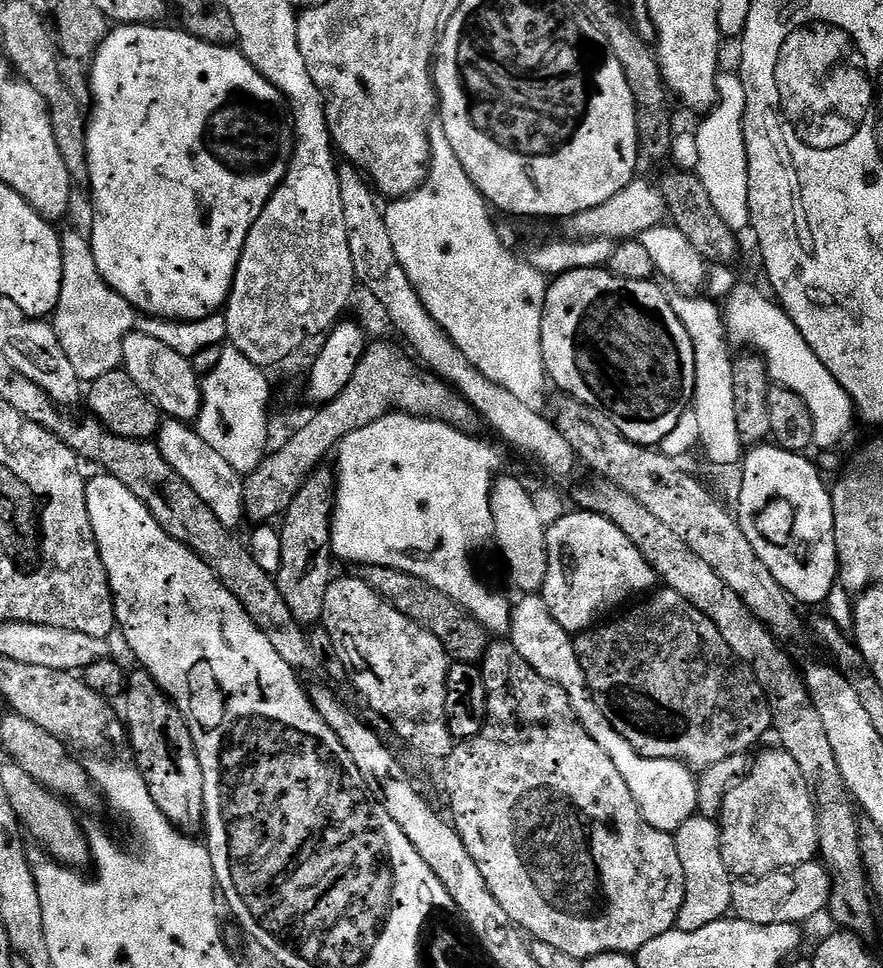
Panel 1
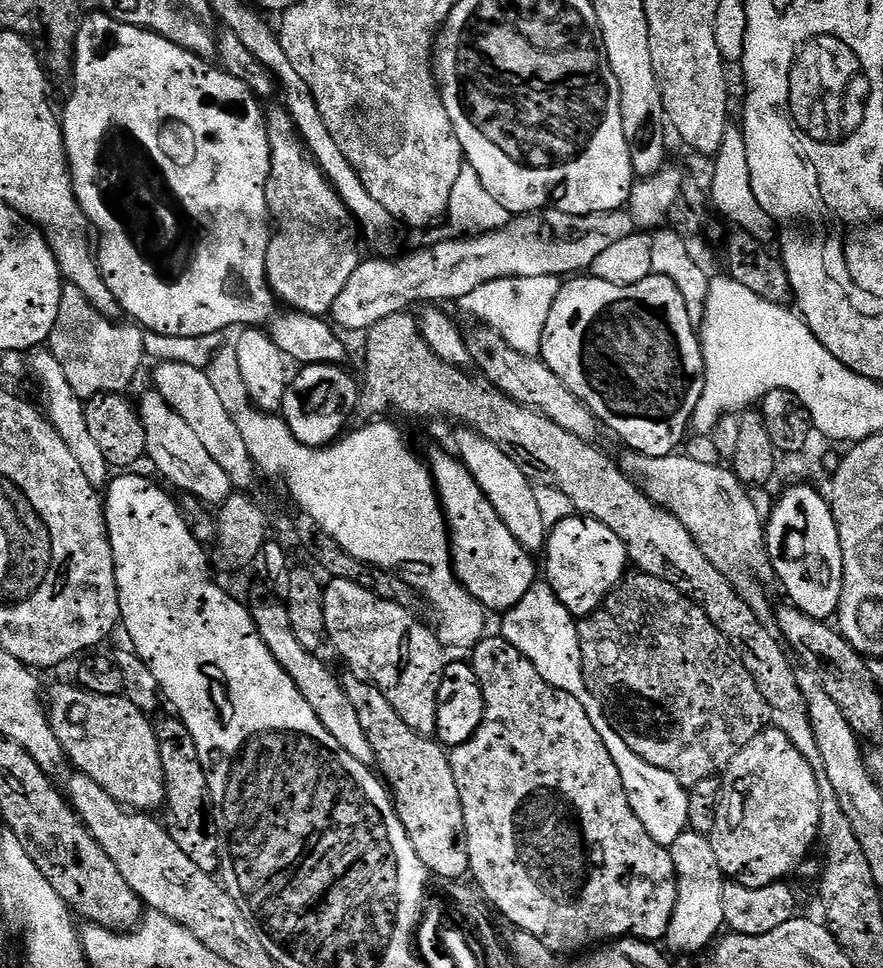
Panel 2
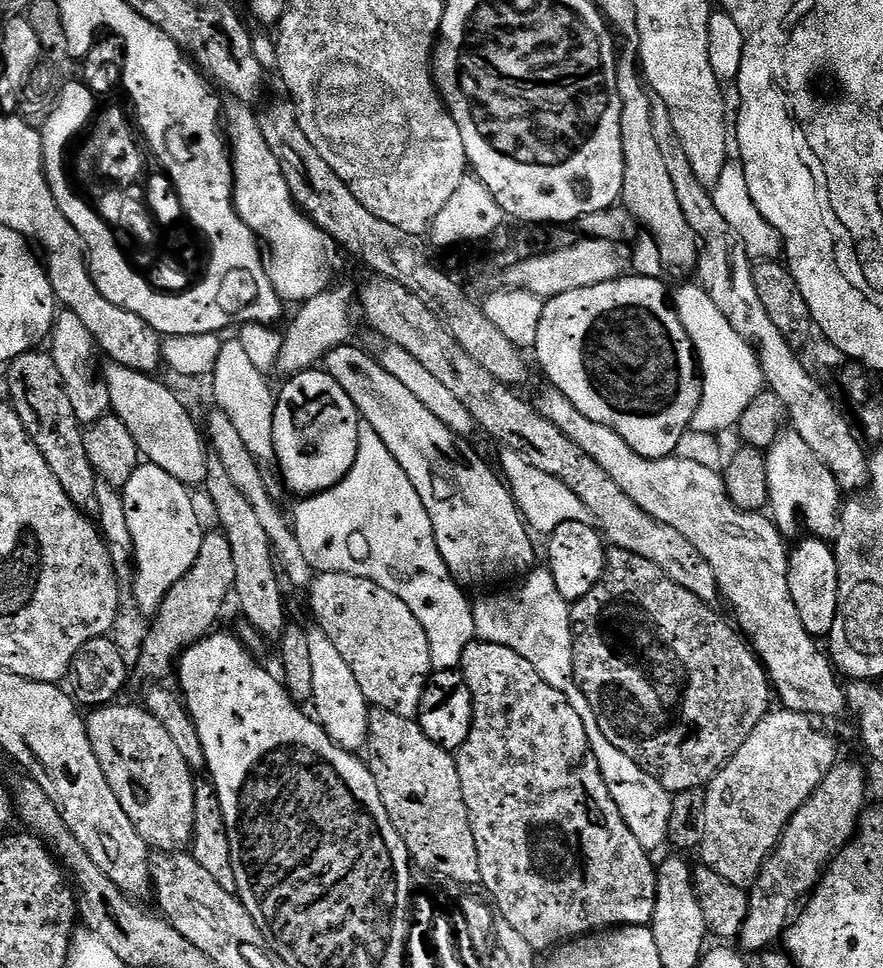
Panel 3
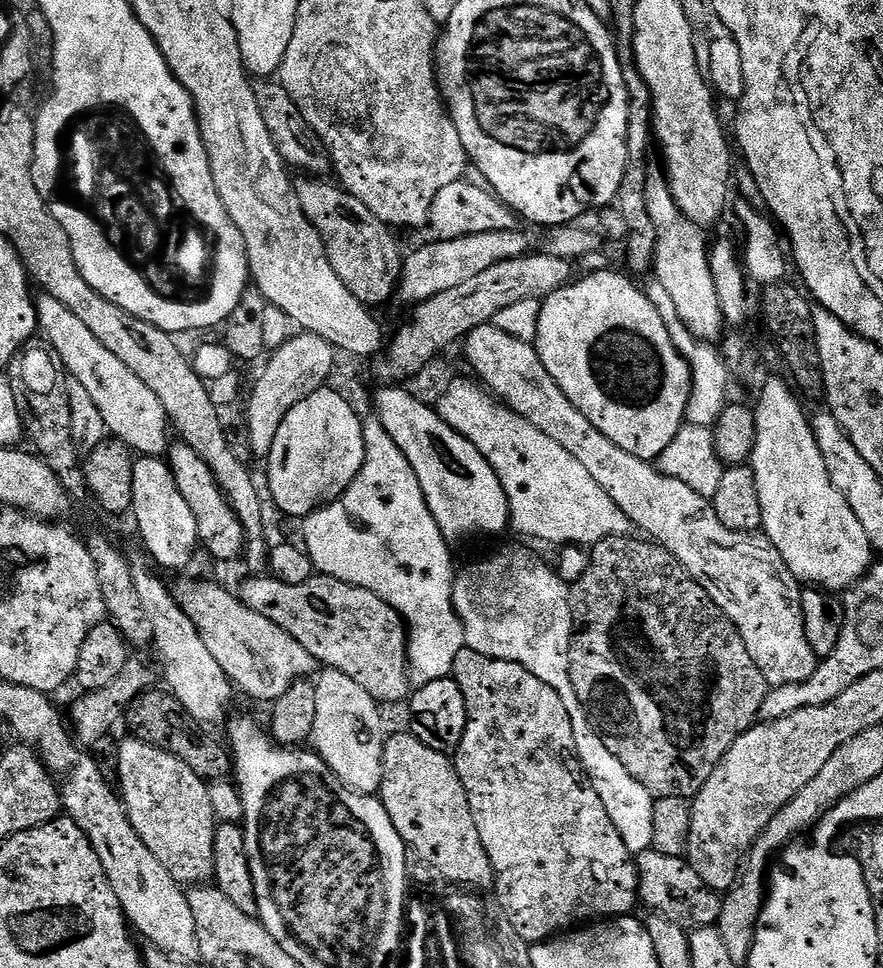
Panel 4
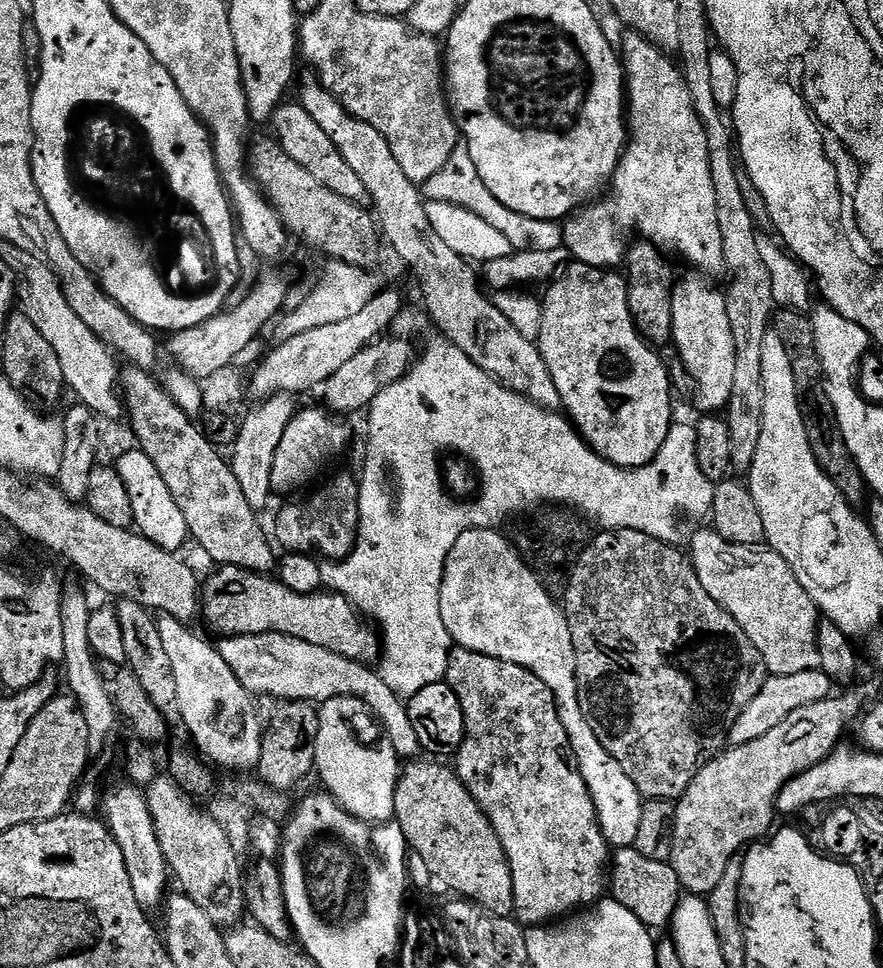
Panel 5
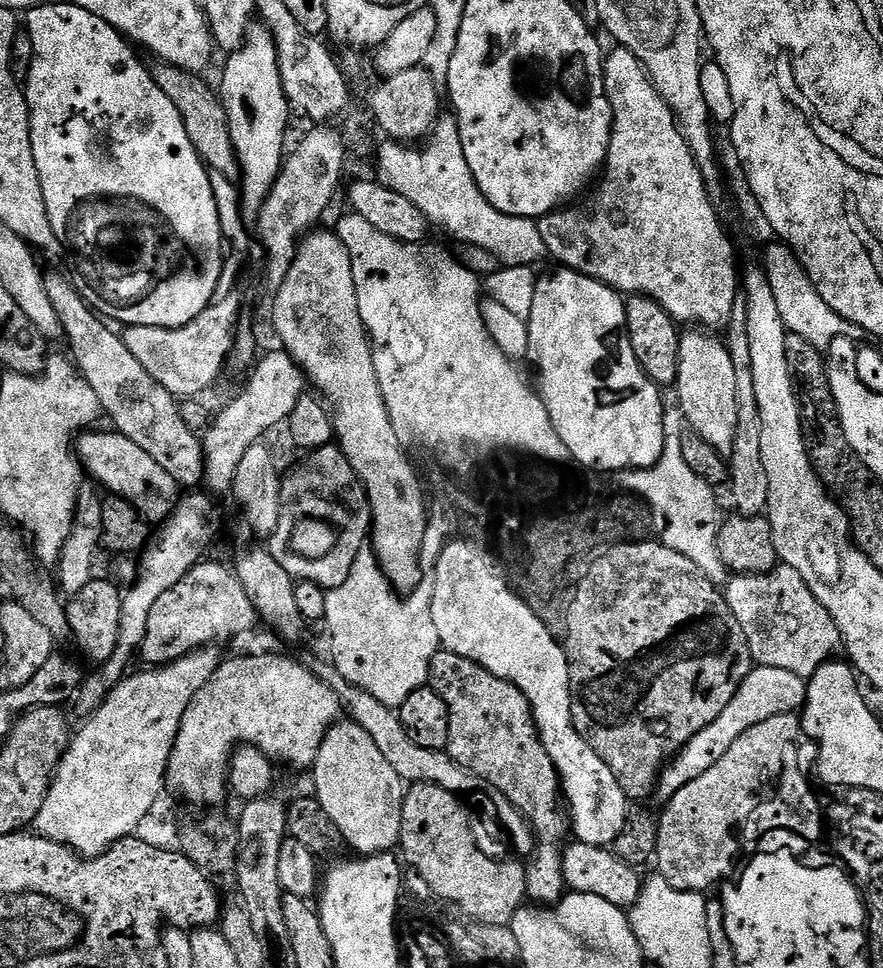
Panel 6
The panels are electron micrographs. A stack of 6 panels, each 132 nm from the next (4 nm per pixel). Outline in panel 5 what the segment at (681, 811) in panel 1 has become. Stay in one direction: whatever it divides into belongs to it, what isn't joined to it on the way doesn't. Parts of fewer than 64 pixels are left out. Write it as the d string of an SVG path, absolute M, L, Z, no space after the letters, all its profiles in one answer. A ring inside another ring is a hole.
M492 526L471 528L454 542L444 563L440 587L442 622L446 622L455 647L474 650L502 662L514 662L542 678L556 700L567 747L592 795L596 821L605 840L613 849L633 847L645 801L634 782L626 778L622 766L606 754L602 742L594 738L594 730L590 730L582 718L576 697L574 657L568 652L572 635L564 609L557 601L556 604L552 601L555 600L553 593L525 564L511 539L495 531L500 530Z

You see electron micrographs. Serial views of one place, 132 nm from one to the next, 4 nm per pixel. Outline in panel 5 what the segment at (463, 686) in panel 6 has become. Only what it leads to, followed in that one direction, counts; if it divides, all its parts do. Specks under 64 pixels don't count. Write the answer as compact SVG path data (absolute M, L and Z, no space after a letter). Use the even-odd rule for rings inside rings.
M453 647L452 653L448 655L444 680L450 686L450 690L454 690L464 719L464 740L461 741L454 756L454 761L456 760L454 771L466 786L466 790L476 799L478 806L492 823L492 829L500 839L512 875L515 919L524 926L543 926L557 918L567 917L585 906L595 905L601 899L600 891L603 888L605 891L606 888L606 865L610 860L610 845L600 830L600 824L596 821L596 807L593 805L592 795L588 793L588 787L584 779L580 777L579 771L570 763L570 756L566 751L564 724L560 721L552 691L542 682L542 678L538 678L530 670L514 662L502 662L498 658L490 658L486 654L478 654L474 650L458 647Z

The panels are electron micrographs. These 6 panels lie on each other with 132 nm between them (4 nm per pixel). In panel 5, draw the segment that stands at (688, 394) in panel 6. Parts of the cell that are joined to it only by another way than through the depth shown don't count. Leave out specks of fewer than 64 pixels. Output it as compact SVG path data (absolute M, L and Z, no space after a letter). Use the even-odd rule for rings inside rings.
M688 274L684 281L672 289L672 338L676 353L684 363L684 369L692 379L696 404L704 414L720 414L727 409L730 394L734 390L734 334L730 330L730 314L726 314L726 295L707 284L707 279Z

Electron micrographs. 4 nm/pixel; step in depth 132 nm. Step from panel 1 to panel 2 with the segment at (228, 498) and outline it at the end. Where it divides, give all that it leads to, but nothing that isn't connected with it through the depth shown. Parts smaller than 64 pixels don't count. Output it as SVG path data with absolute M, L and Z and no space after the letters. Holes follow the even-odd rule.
M149 390L138 400L138 411L146 430L147 459L152 459L153 466L169 480L167 483L173 489L185 488L190 495L213 506L223 504L226 497L232 495L234 489L226 472L214 462L214 458L201 445L201 440L190 430L189 423L171 408L169 402L162 398L162 394Z

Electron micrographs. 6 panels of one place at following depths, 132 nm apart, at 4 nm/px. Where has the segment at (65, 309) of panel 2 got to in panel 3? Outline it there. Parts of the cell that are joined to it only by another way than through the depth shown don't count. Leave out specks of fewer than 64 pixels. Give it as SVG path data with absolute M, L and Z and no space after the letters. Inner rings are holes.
M64 310L57 315L56 323L52 326L50 351L62 374L66 395L70 398L70 406L74 406L74 414L78 422L82 426L91 426L98 423L103 416L109 415L112 403L108 383L102 375L101 353L90 330L82 326L82 321L73 312Z

